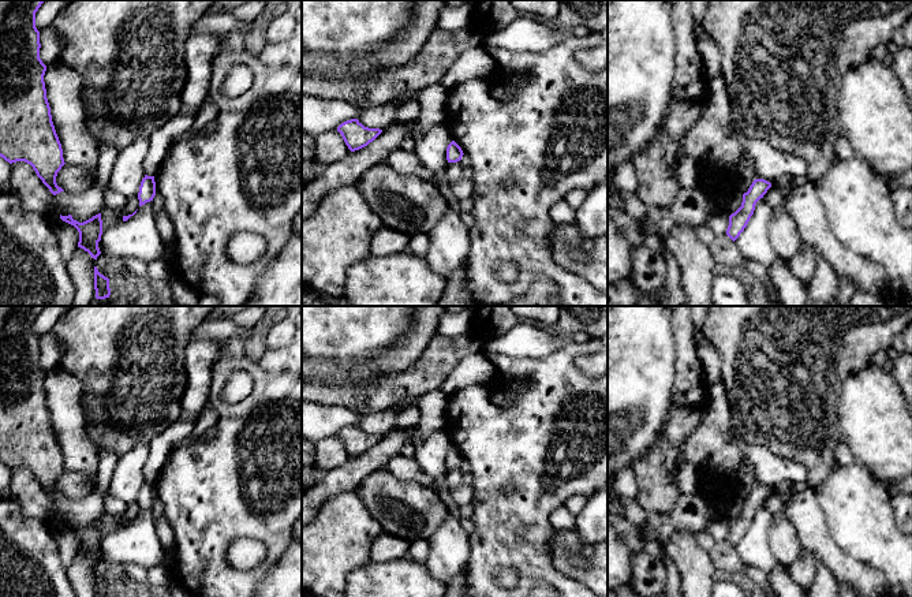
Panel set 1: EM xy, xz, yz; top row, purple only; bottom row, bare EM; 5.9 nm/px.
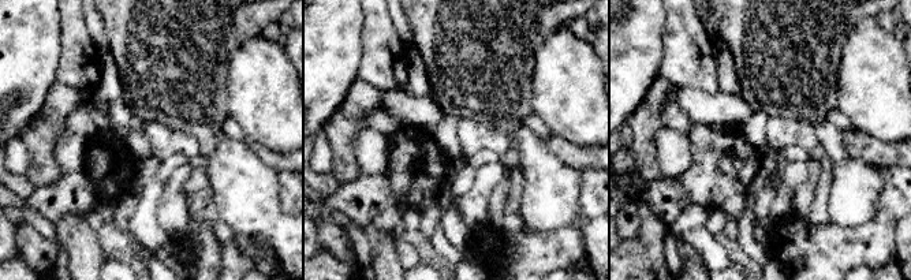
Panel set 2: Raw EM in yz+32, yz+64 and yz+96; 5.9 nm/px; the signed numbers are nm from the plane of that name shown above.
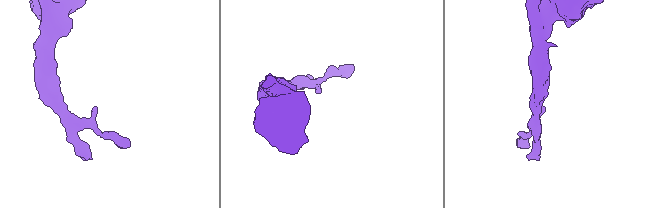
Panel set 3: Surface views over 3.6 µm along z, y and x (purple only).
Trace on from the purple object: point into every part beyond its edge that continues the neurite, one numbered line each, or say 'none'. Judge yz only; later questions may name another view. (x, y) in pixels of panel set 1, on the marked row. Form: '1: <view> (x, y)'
none

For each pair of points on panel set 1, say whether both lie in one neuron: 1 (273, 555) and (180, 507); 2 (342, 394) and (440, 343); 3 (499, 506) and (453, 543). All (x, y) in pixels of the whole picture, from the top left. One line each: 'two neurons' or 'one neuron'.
1: one neuron
2: one neuron
3: two neurons

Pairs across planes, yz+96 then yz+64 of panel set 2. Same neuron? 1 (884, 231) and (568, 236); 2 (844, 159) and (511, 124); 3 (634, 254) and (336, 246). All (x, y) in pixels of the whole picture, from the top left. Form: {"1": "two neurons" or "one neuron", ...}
{"1": "one neuron", "2": "two neurons", "3": "two neurons"}

